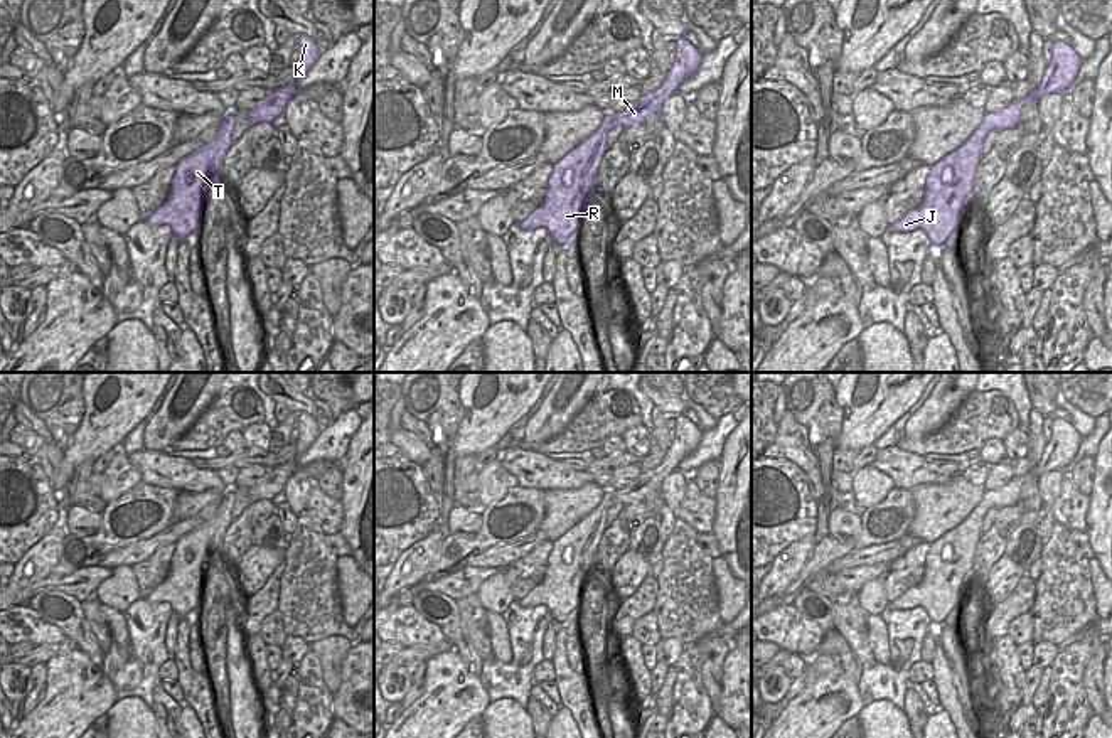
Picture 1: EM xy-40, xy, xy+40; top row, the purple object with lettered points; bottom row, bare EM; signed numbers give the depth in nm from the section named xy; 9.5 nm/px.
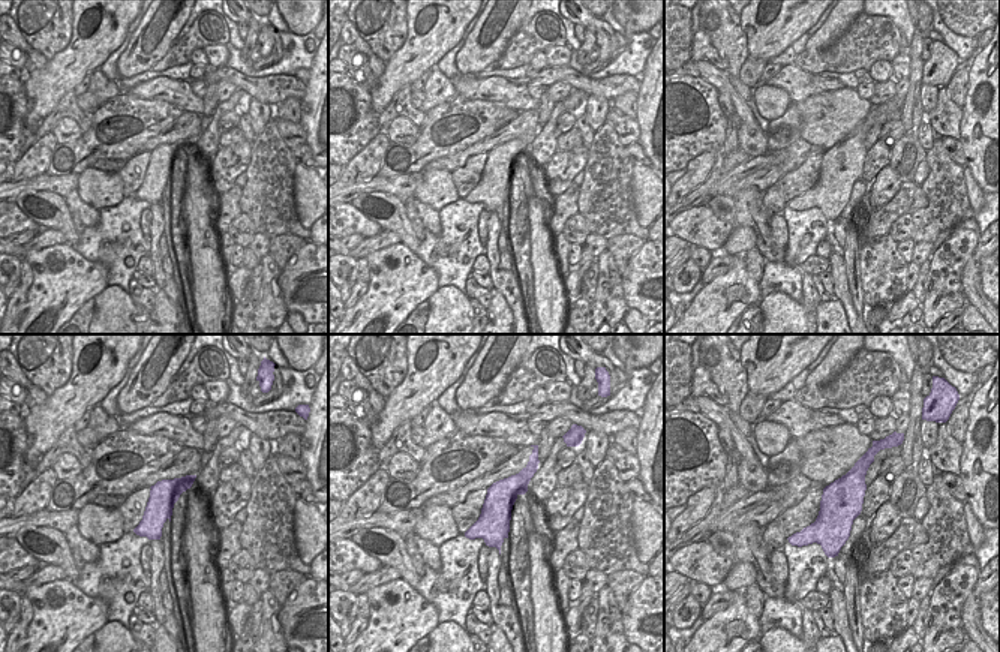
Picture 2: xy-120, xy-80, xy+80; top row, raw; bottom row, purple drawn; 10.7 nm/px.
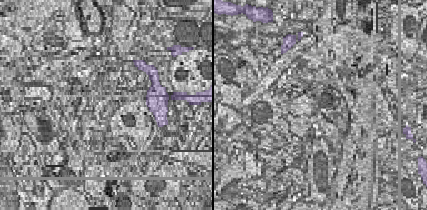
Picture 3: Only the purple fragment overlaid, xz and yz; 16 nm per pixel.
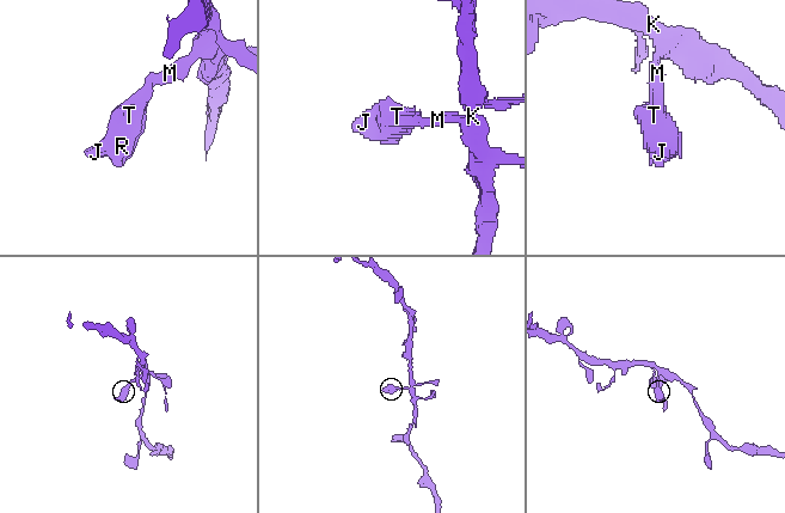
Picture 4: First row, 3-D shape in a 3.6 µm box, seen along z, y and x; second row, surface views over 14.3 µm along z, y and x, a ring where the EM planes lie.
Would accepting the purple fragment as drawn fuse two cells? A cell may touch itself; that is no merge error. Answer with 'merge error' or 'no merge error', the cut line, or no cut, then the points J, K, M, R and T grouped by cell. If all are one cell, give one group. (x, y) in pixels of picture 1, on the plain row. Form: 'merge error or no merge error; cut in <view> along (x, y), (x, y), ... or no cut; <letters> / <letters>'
no merge error; no cut; J K M R T

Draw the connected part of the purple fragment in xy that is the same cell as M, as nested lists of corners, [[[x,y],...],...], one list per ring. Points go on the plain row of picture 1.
[[[677,414],[676,436],[662,463],[642,472],[623,489],[605,489],[598,507],[553,543],[543,581],[517,600],[519,605],[524,608],[546,605],[554,622],[564,623],[568,615],[581,607],[583,590],[595,576],[595,556],[607,529],[608,509],[615,504],[644,502],[649,492],[660,490],[662,480],[698,448],[701,438],[703,430],[684,414]]]

